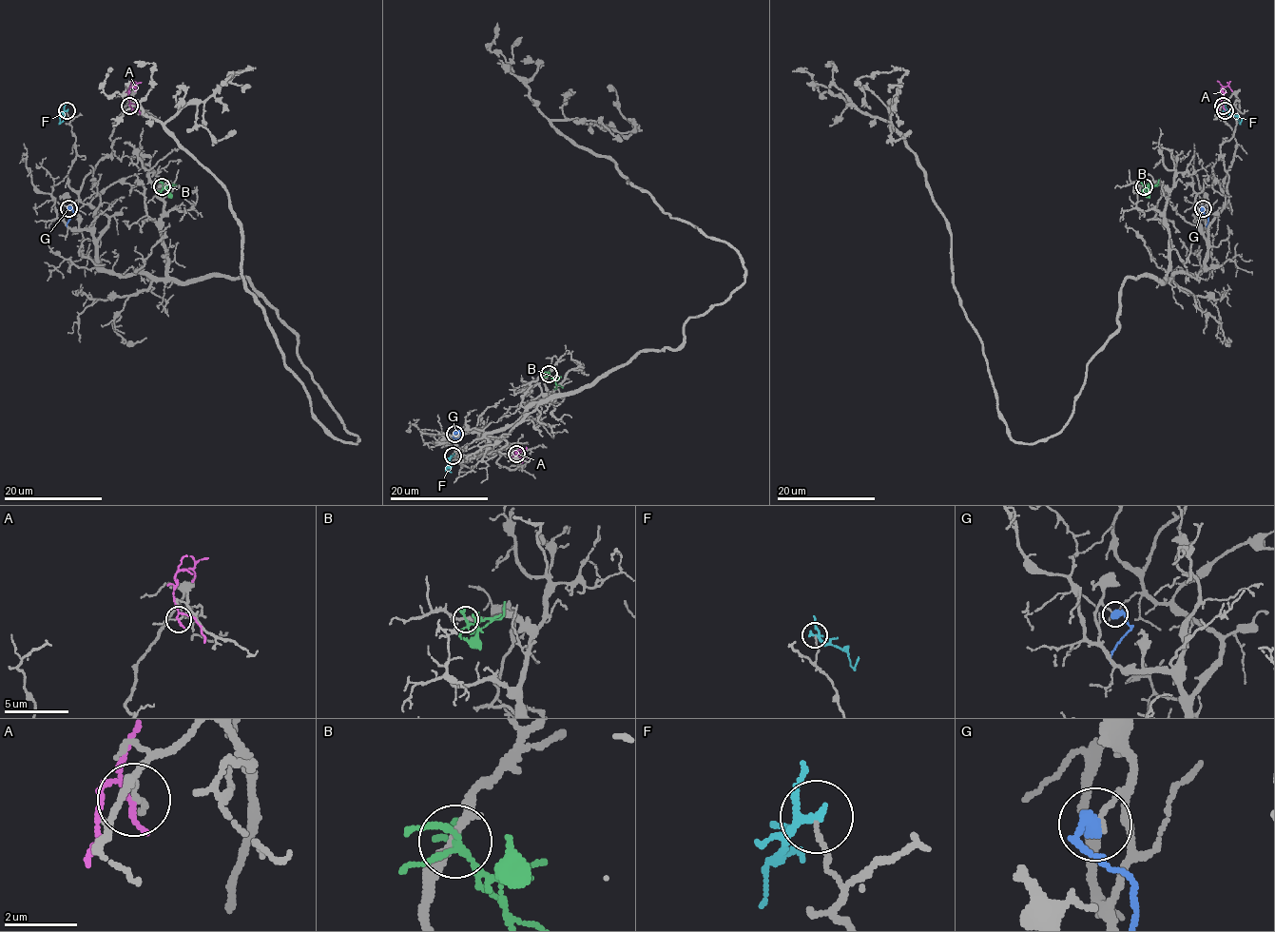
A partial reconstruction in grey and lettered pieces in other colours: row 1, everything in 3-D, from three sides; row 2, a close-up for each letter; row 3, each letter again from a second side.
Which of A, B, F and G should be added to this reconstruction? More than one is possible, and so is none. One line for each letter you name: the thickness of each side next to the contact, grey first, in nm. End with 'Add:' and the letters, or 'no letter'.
Add: no letter

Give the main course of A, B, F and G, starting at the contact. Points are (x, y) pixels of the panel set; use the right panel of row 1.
A: (1224, 105), (1221, 88), (1228, 84), (1227, 82)
B: (1144, 185), (1156, 185), (1158, 180)
F: (1225, 111), (1233, 114), (1239, 124), (1242, 118)
G: (1203, 207), (1207, 226)

